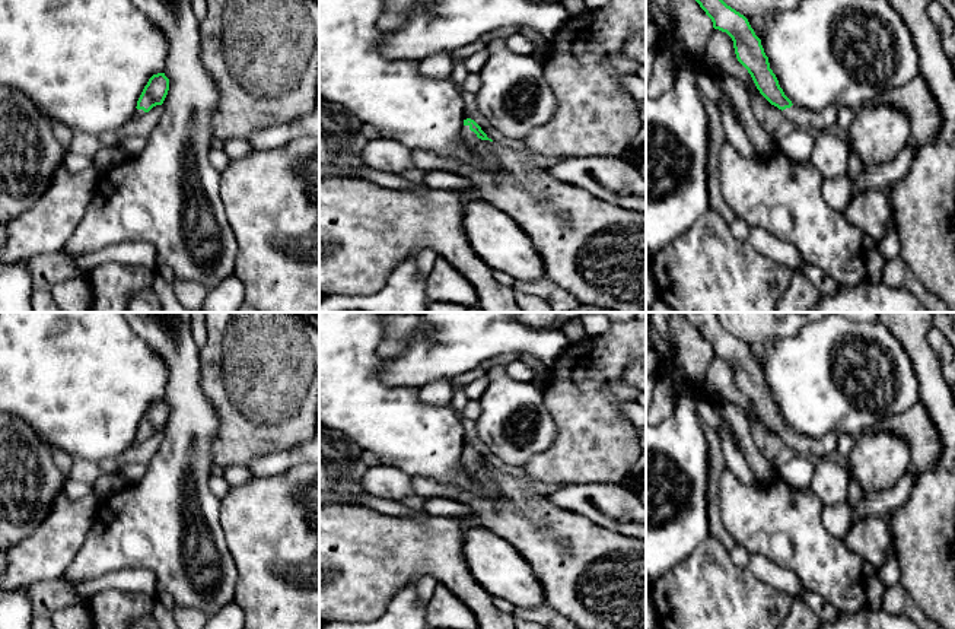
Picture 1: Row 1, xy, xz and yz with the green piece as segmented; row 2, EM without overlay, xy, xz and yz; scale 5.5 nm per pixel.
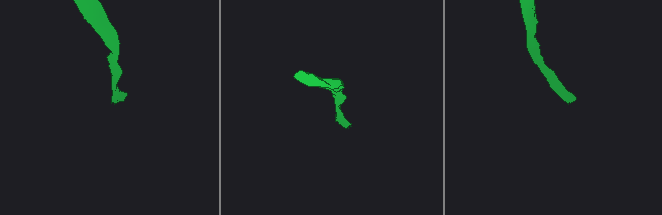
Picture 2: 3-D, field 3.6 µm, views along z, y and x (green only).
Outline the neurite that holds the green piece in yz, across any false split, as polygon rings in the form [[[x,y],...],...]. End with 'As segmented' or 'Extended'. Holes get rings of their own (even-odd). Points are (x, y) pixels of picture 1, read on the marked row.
[[[695,0],[712,19],[713,28],[726,32],[732,41],[738,61],[748,70],[760,93],[781,109],[798,130],[827,131],[837,124],[838,107],[811,111],[795,105],[783,92],[770,69],[761,39],[755,35],[748,19],[728,6],[723,0]]]. Extended

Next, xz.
[[[471,118],[464,120],[462,140],[496,171],[423,149],[413,149],[413,163],[427,172],[443,169],[469,178],[483,200],[510,216],[531,238],[545,276],[572,293],[580,305],[646,312],[646,213],[604,201],[576,185],[554,180],[525,150],[494,143]]]. Extended

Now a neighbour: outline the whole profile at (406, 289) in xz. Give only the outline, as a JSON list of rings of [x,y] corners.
[[[416,250],[394,270],[381,292],[369,296],[327,295],[319,299],[319,312],[426,312],[430,301],[426,298],[426,280],[417,270],[417,257],[420,251],[421,250]]]

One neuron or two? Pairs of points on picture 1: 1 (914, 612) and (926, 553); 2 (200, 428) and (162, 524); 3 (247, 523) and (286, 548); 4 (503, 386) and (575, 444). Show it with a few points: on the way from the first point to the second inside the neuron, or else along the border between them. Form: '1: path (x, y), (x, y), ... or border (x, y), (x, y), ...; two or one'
1: border (900, 583), (925, 613); two
2: path (184, 447), (174, 498); one
3: path (257, 523), (261, 523), (276, 537); one
4: border (543, 397), (556, 426), (556, 438), (534, 456); two

